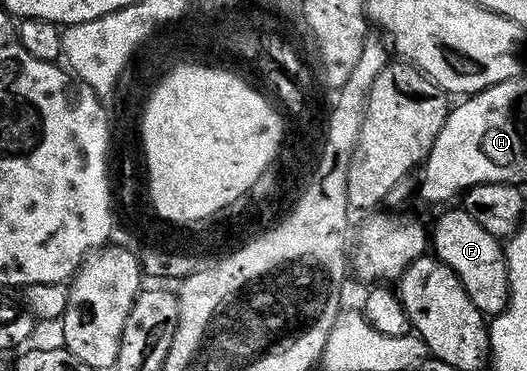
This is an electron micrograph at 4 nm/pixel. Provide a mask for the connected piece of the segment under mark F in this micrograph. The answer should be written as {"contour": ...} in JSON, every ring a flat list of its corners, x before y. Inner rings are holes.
{"contour":[[450,206,432,228,432,252,438,259,451,268,460,278,464,290,468,290,468,298,472,298,472,306,480,310,483,316,493,318,506,309,508,285,506,283,506,249,499,237,488,234,472,214,468,214,460,206]]}

